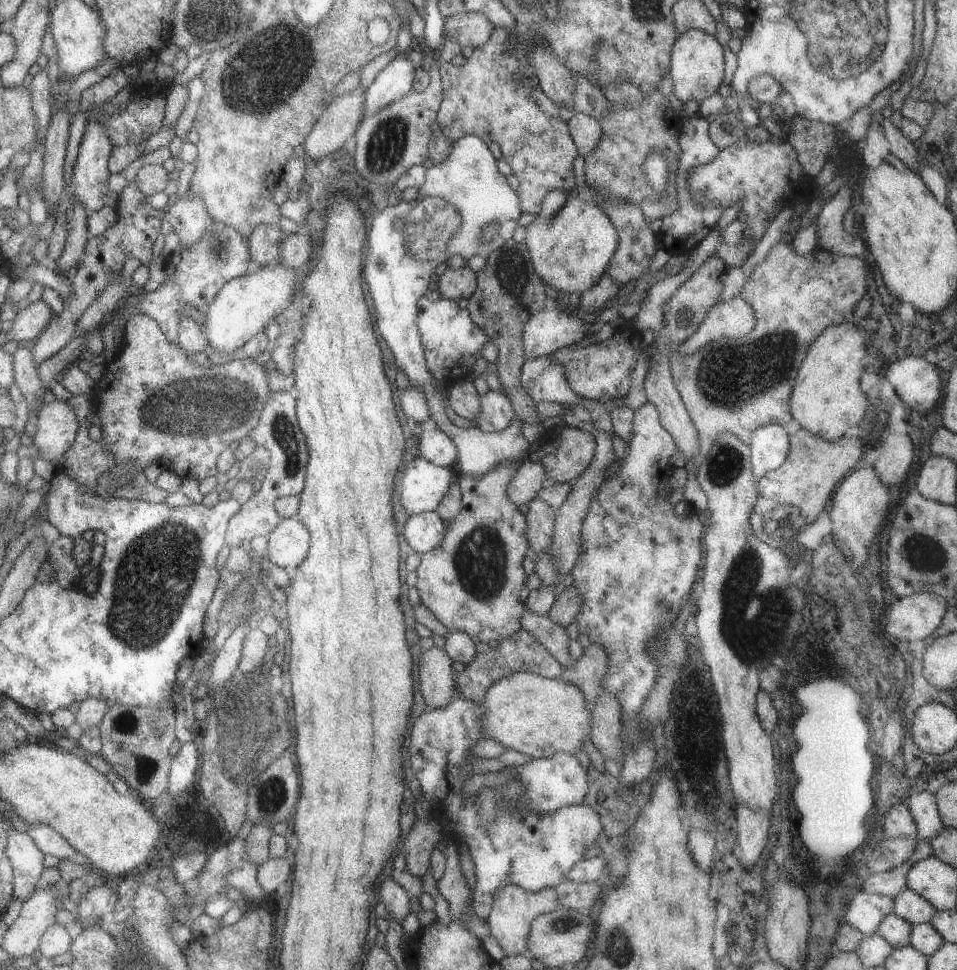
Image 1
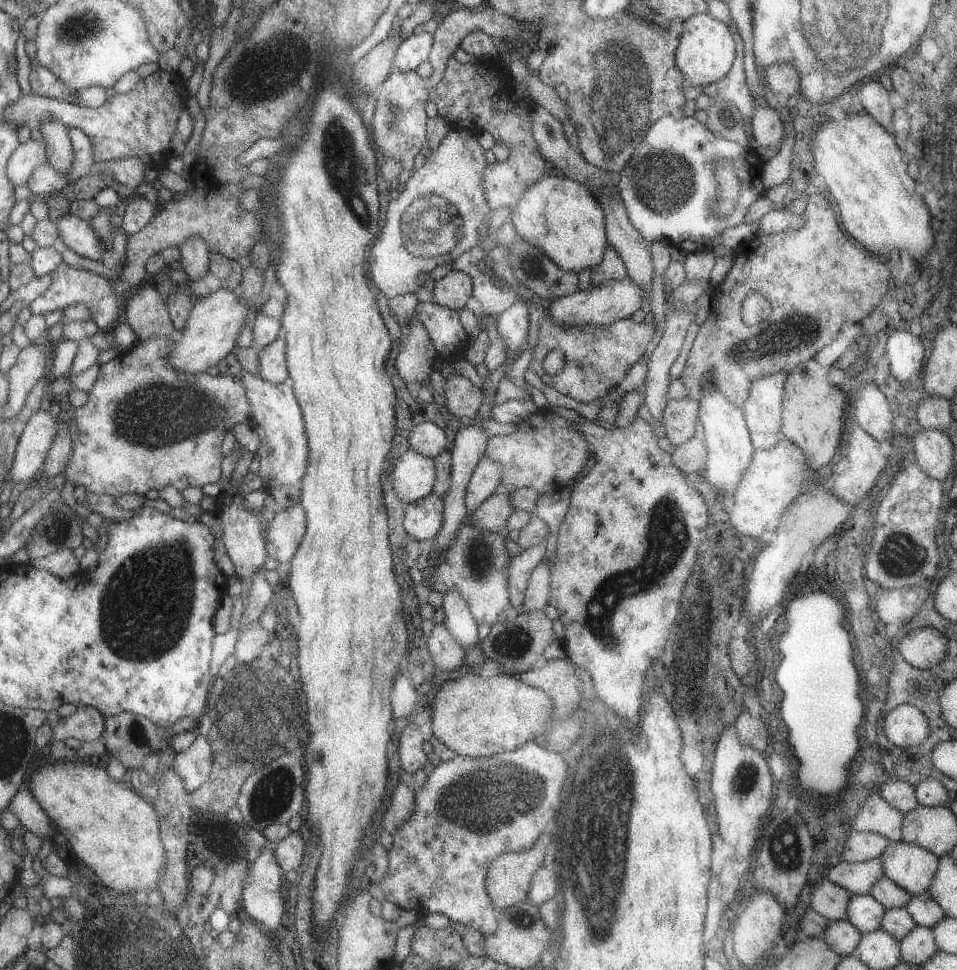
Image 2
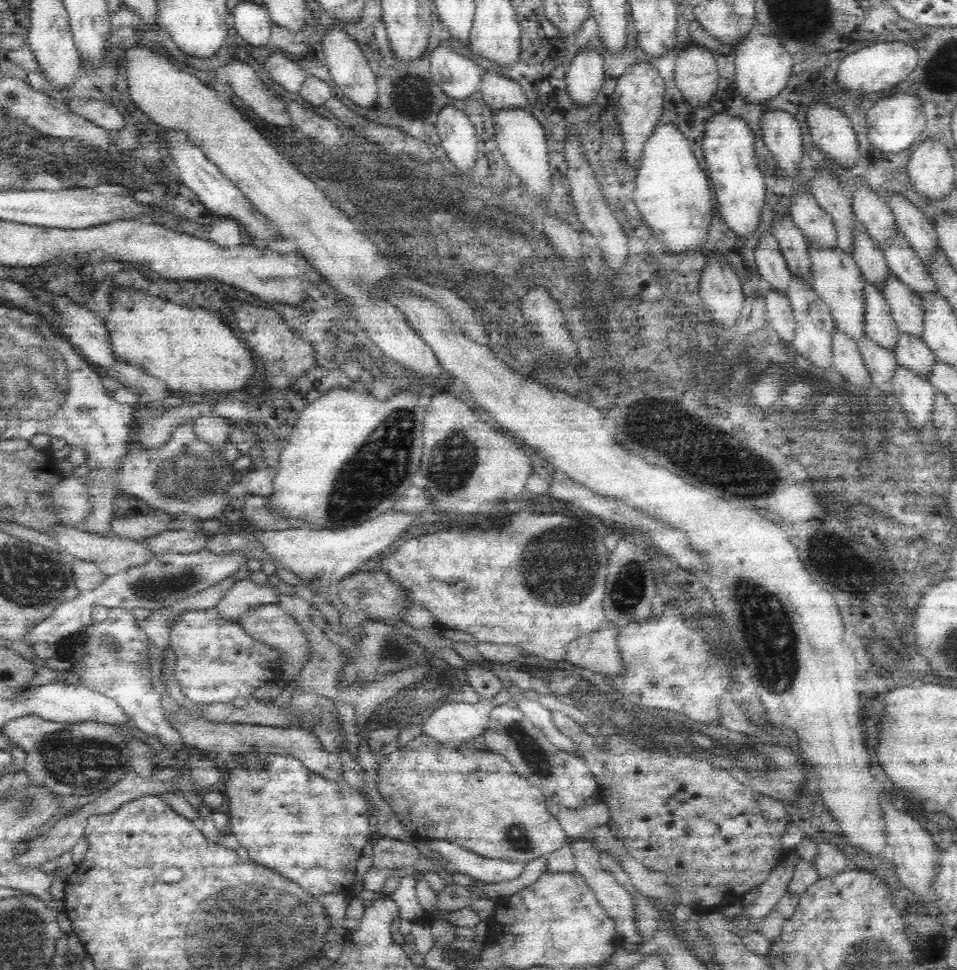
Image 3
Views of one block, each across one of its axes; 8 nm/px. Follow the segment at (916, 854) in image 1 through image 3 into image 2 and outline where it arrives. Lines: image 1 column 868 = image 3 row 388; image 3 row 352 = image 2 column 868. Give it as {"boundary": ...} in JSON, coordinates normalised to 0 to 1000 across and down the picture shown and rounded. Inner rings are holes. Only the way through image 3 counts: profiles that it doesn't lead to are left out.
{"boundary":[[[918,885],[900,891],[887,891],[877,887],[875,891],[870,891],[868,897],[864,897],[862,903],[862,907],[887,918],[893,924],[906,924],[921,905],[925,905],[925,901]]]}

